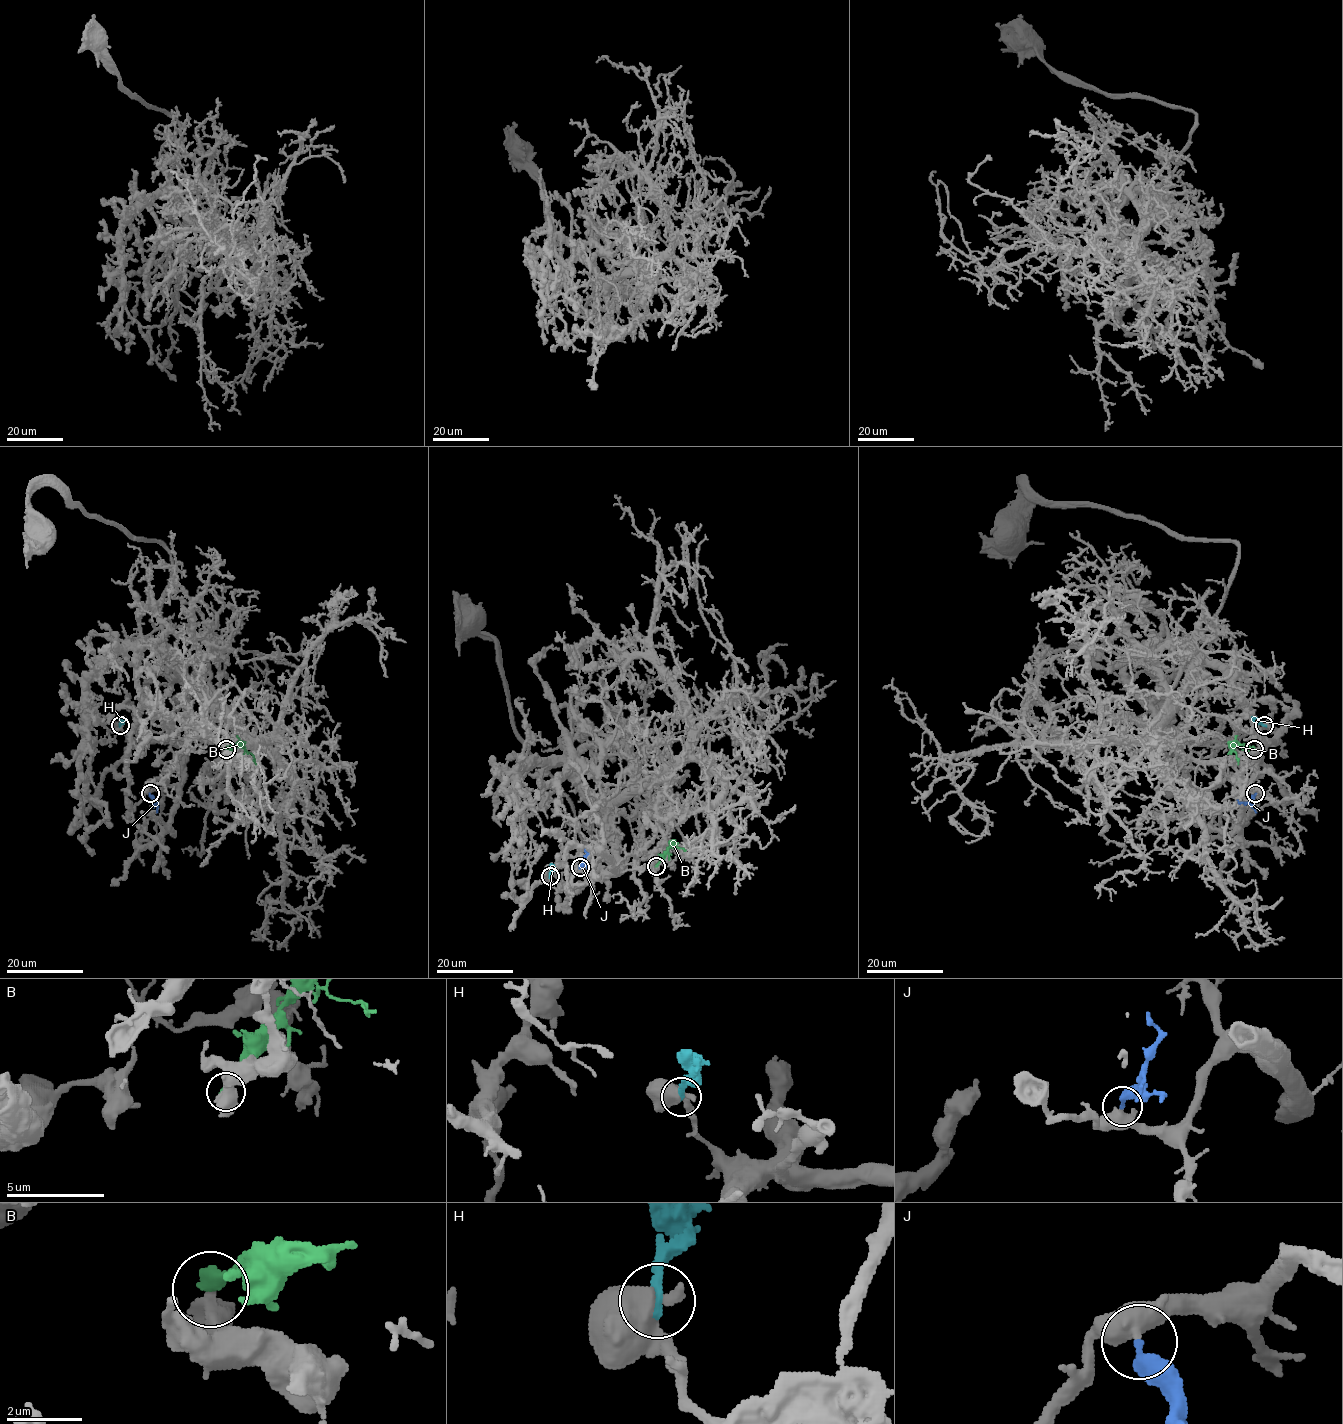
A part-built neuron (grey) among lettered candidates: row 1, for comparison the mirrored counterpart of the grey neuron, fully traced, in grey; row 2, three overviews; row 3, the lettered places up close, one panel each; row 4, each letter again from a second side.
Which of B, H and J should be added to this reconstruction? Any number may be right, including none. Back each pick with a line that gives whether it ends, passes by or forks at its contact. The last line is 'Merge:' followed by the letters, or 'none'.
J: it ends
Merge: J

